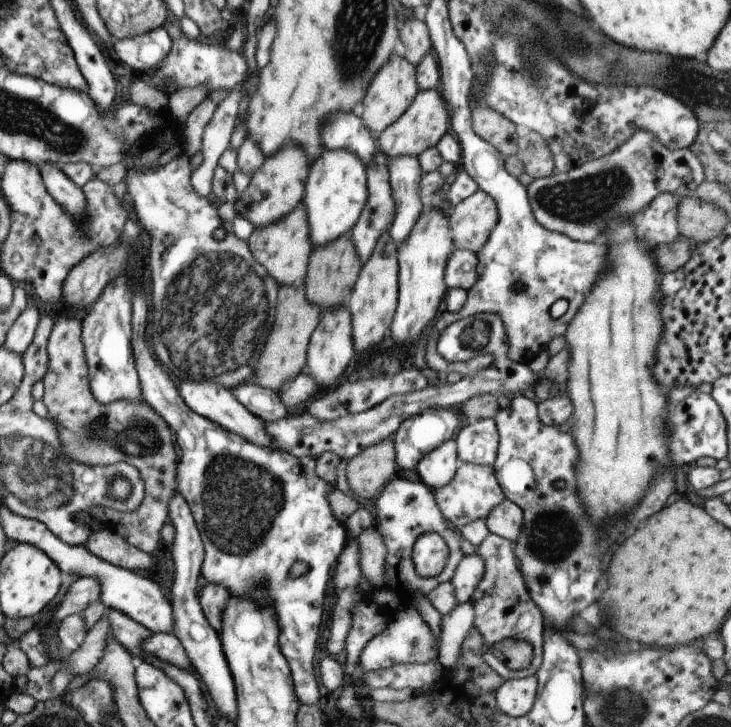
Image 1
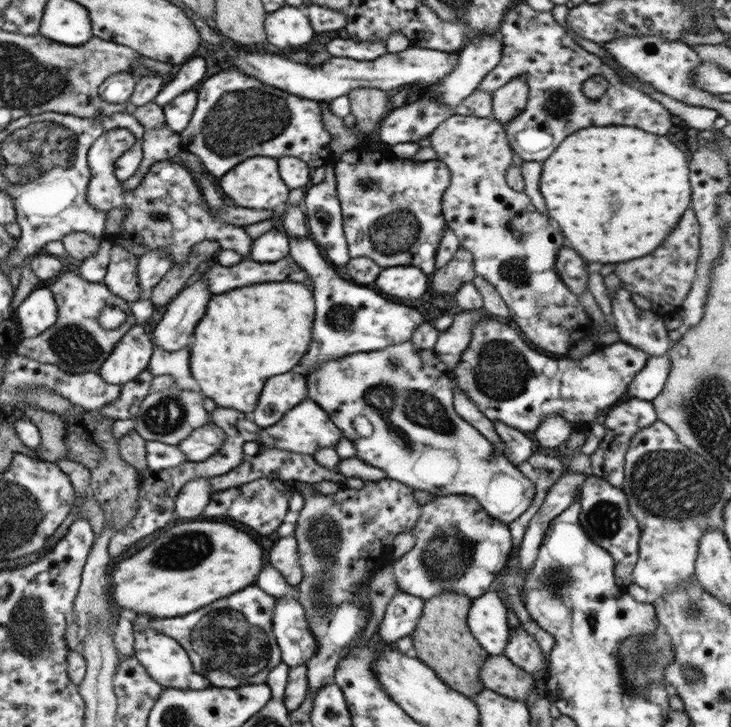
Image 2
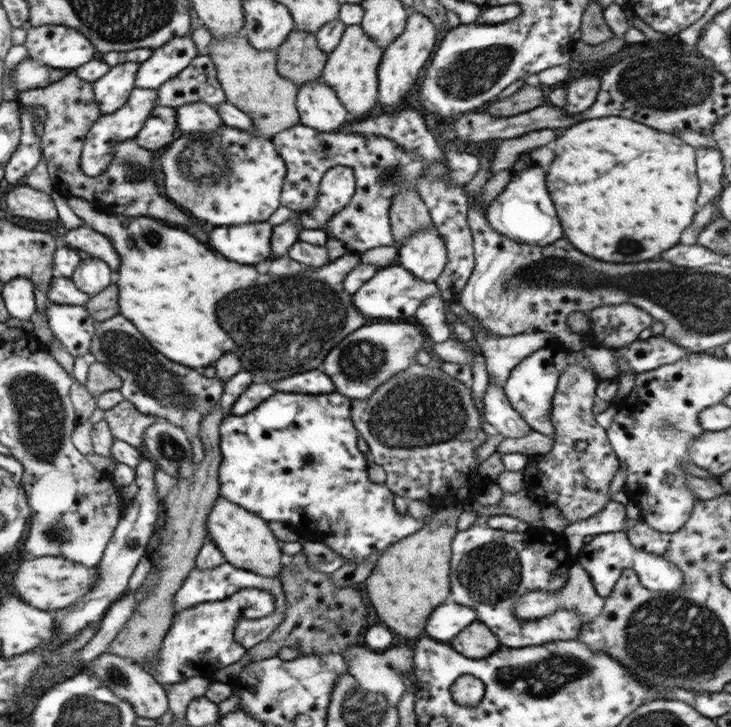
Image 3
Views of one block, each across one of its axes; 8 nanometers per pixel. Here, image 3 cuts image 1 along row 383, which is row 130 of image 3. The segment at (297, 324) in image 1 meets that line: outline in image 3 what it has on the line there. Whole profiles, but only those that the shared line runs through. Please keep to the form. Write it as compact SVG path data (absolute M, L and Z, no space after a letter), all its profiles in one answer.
M243 34L231 36L229 40L213 40L209 46L211 62L215 64L217 80L223 88L225 102L233 104L245 112L253 124L253 132L263 138L275 138L279 132L289 130L299 124L299 112L295 106L297 84L289 82L277 72L277 54L275 52L257 52L249 46Z

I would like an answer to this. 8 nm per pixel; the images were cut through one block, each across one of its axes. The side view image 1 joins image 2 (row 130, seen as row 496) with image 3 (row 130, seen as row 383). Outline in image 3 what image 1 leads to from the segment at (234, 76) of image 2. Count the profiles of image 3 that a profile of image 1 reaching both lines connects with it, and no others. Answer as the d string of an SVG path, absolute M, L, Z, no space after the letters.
M155 106L145 120L143 128L133 138L137 146L153 152L157 148L171 148L173 146L173 130L177 126L175 108Z

